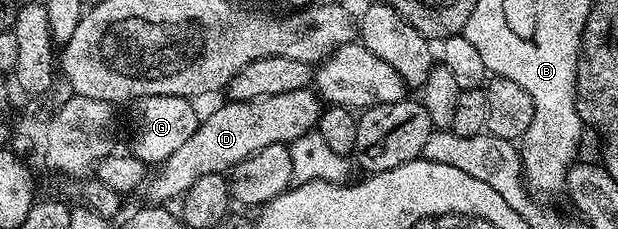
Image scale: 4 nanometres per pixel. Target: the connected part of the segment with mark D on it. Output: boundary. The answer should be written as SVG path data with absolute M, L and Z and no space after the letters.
M310 88L305 90L279 89L277 93L268 92L263 98L247 102L226 100L223 101L223 106L216 107L207 118L205 115L199 121L196 132L192 132L192 136L188 136L186 143L182 147L176 148L176 152L172 152L172 156L168 156L168 160L157 167L158 175L155 178L153 175L145 183L144 191L146 190L147 196L150 197L147 199L154 204L169 203L169 198L181 199L186 190L192 188L192 184L196 184L196 180L200 180L200 176L225 175L233 170L236 164L240 164L240 160L260 152L260 148L268 148L268 144L280 144L281 142L289 144L295 142L300 136L311 133L317 127L318 118L324 109L317 93Z

